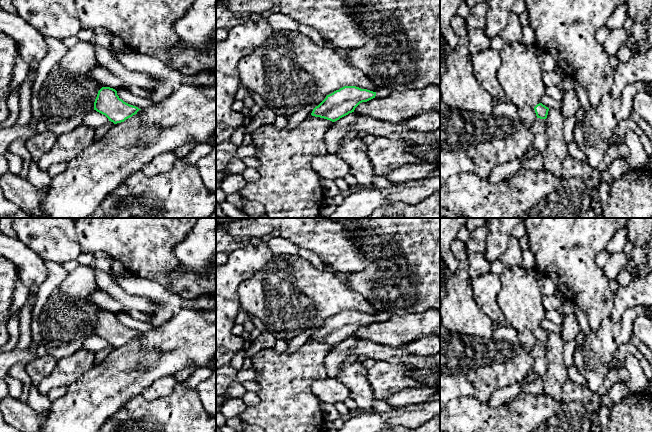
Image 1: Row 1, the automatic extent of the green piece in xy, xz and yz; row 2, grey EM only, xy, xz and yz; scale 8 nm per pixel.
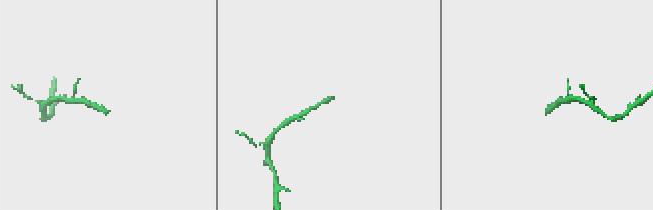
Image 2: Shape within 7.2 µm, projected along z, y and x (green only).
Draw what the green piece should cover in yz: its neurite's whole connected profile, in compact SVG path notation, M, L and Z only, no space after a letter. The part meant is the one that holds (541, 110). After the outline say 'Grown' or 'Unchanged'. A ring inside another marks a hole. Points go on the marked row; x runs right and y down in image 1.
M539 103L534 107L534 110L537 119L530 128L534 136L534 141L529 150L541 154L547 144L545 119L547 118L549 108Z. Grown

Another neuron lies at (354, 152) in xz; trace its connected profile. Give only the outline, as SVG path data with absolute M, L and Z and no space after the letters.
M357 136L348 142L342 139L334 150L330 150L351 167L351 174L358 184L364 187L372 186L373 178L376 176L367 154L367 147L362 138Z

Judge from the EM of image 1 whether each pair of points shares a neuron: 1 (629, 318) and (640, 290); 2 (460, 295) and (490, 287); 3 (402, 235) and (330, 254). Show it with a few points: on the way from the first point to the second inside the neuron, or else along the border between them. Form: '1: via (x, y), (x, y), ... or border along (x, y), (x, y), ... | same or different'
1: border along (641, 305), (628, 308), (618, 320), (614, 321) | different
2: border along (471, 279), (471, 289), (475, 301), (484, 312) | different
3: border along (390, 234), (393, 241), (383, 249), (379, 258) | different

